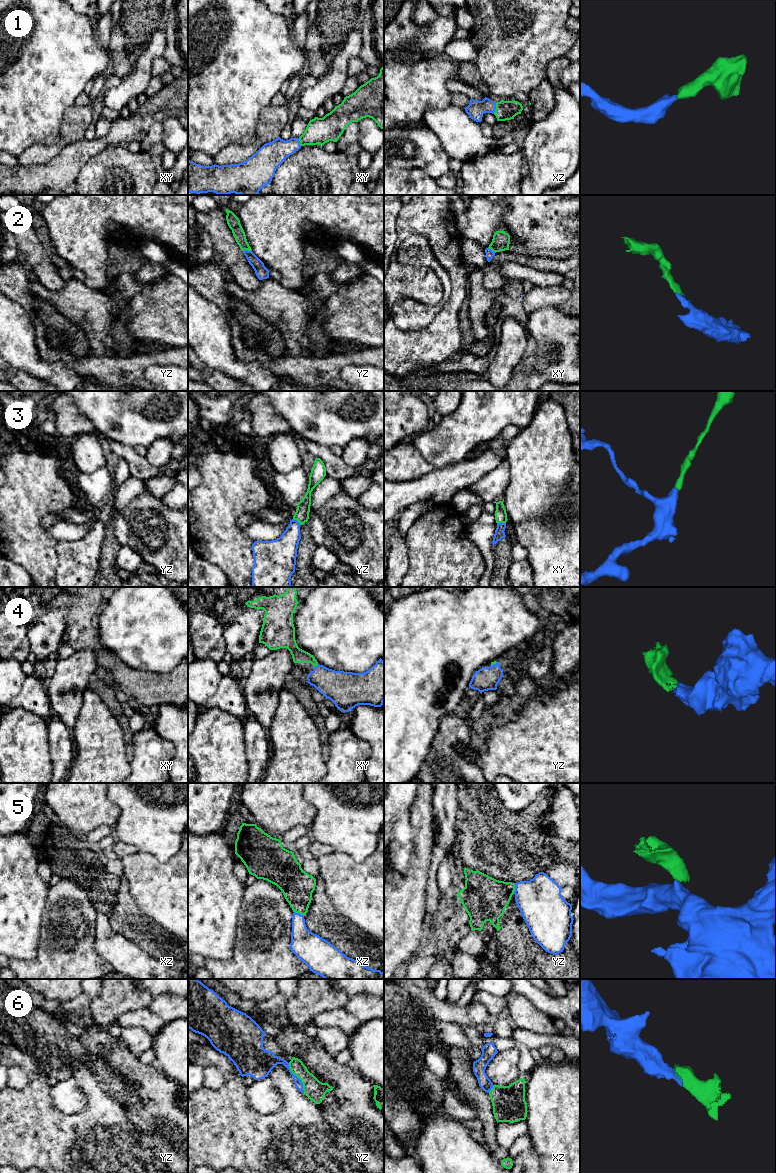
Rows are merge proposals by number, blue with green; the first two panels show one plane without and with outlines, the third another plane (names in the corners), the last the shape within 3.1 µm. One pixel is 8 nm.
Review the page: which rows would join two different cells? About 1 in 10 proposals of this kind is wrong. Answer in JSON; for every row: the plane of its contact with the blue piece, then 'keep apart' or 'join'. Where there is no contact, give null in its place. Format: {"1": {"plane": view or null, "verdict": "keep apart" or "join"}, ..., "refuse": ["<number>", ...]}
{"1": {"plane": "xz", "verdict": "join"}, "2": {"plane": "yz", "verdict": "join"}, "3": {"plane": "yz", "verdict": "join"}, "4": {"plane": "xy", "verdict": "join"}, "5": {"plane": "yz", "verdict": "keep apart"}, "6": {"plane": "yz", "verdict": "join"}, "refuse": ["5"]}

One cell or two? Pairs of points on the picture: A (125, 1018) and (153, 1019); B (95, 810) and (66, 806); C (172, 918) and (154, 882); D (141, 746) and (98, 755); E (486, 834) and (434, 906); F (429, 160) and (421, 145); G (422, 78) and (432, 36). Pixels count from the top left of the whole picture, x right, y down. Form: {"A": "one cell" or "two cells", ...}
{"A": "one cell", "B": "one cell", "C": "one cell", "D": "two cells", "E": "two cells", "F": "one cell", "G": "two cells"}

